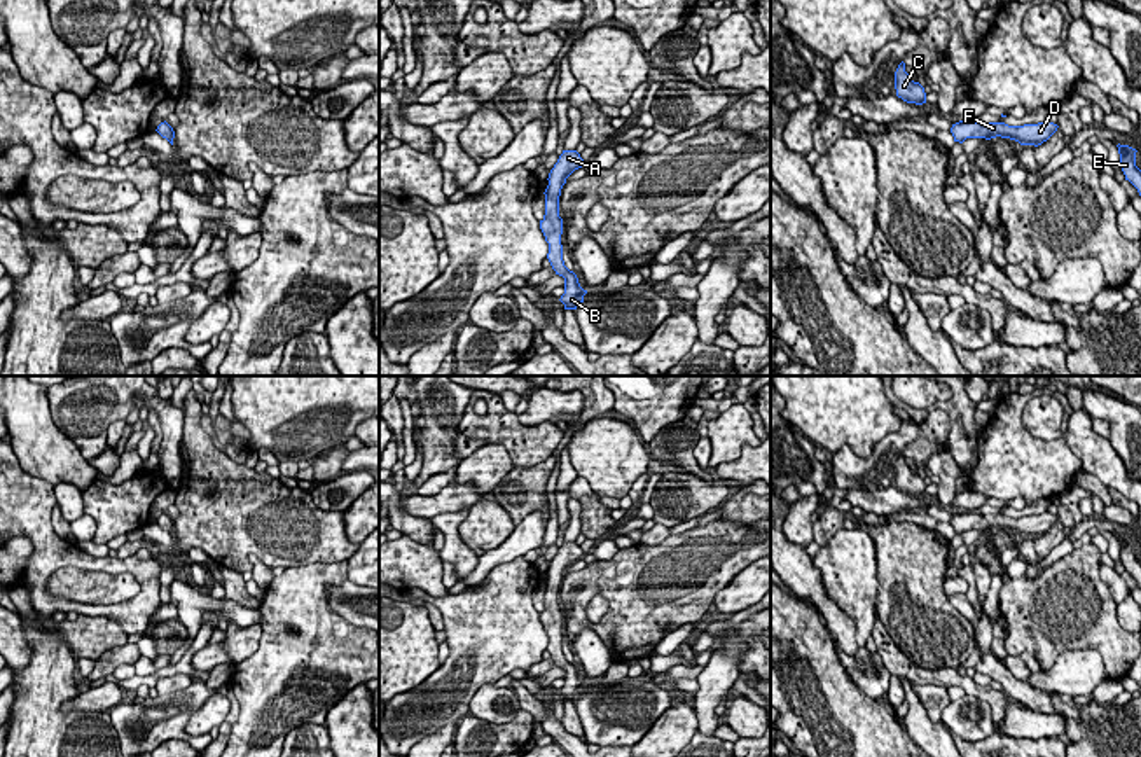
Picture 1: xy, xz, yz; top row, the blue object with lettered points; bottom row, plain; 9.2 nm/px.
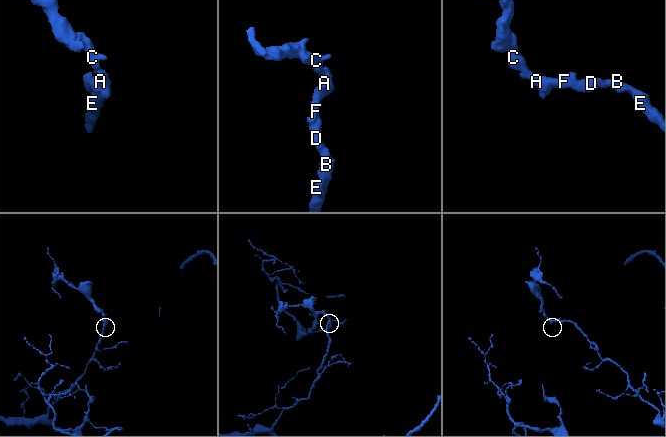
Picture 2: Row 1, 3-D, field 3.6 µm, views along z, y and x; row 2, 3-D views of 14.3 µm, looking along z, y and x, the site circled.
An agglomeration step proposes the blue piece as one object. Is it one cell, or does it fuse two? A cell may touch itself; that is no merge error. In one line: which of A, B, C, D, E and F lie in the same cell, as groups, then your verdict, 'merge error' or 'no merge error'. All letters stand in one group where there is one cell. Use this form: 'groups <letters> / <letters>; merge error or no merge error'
groups A B C D E F; no merge error

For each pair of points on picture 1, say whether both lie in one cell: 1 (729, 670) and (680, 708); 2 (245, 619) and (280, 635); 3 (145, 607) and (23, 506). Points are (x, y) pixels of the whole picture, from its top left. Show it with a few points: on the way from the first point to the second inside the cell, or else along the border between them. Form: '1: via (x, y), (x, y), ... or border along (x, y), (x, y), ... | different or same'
1: border along (692, 707), (698, 717), (698, 729) | different
2: border along (257, 607), (262, 623) | different
3: via (131, 565), (62, 560), (49, 548) | same

